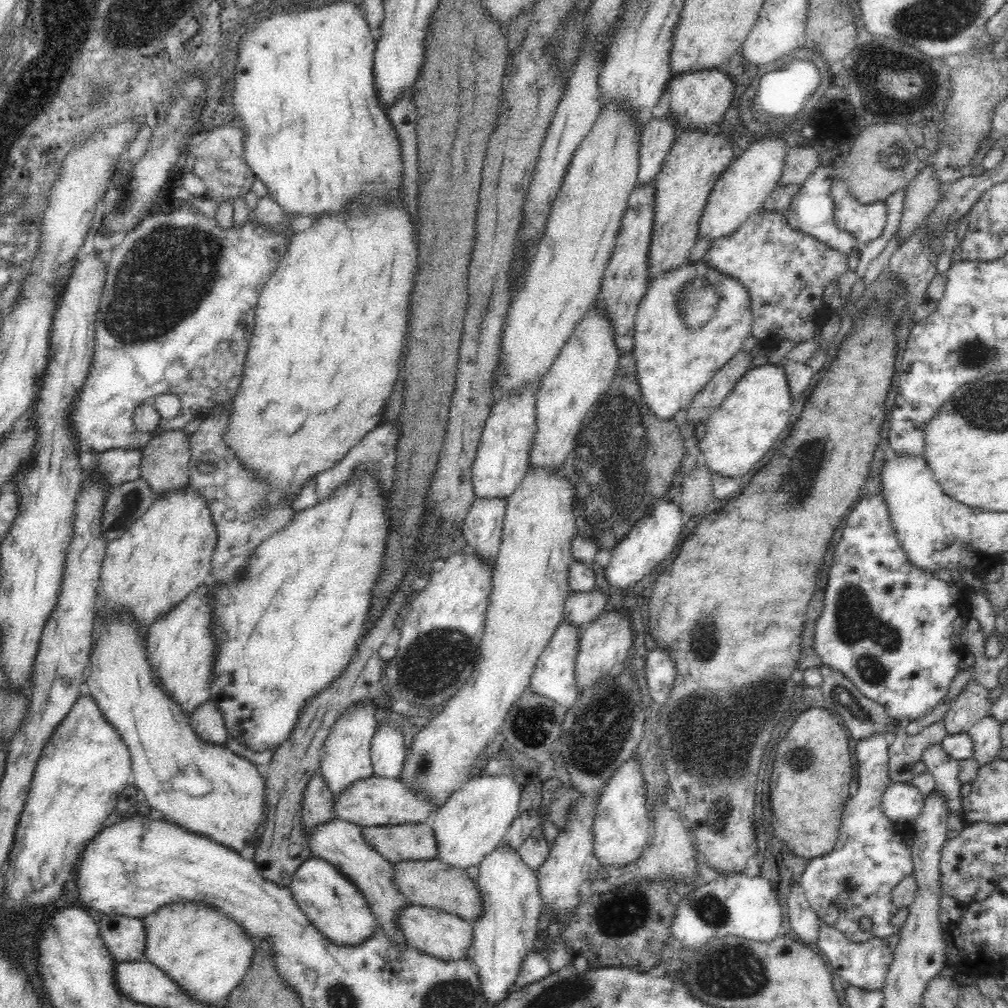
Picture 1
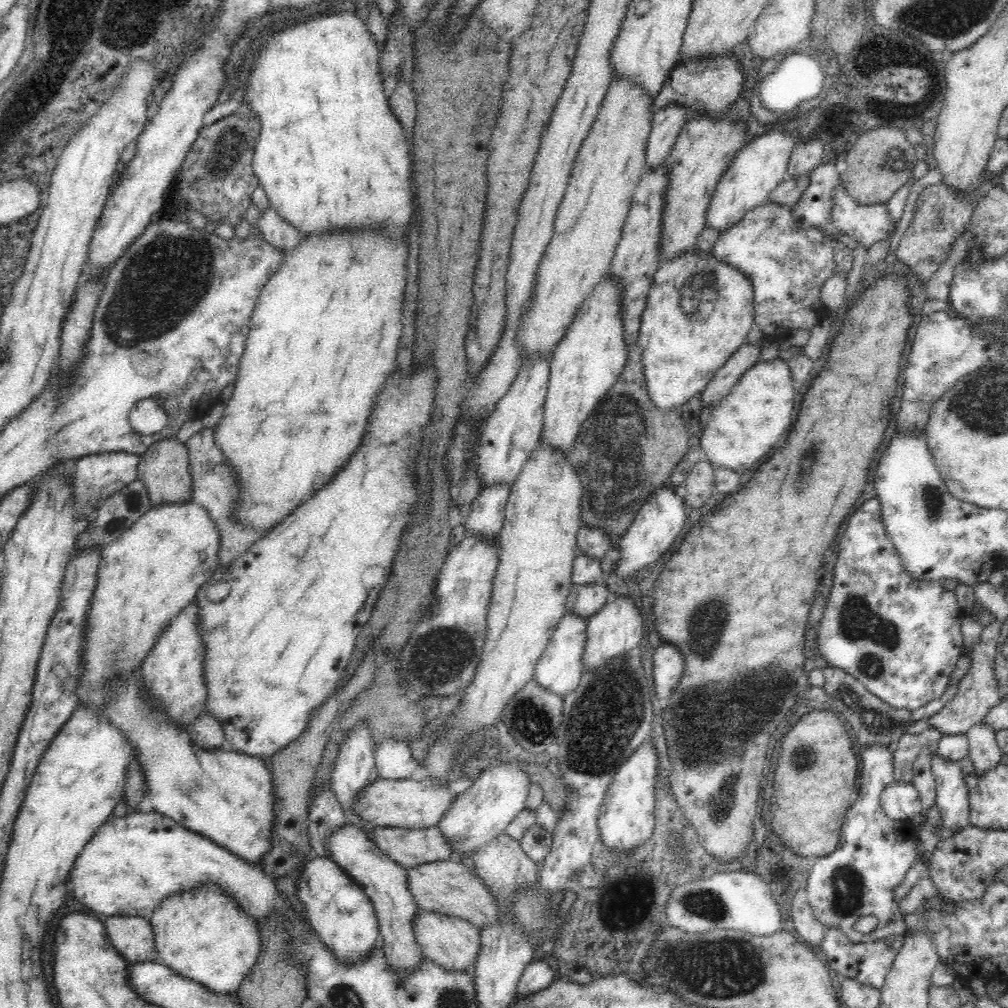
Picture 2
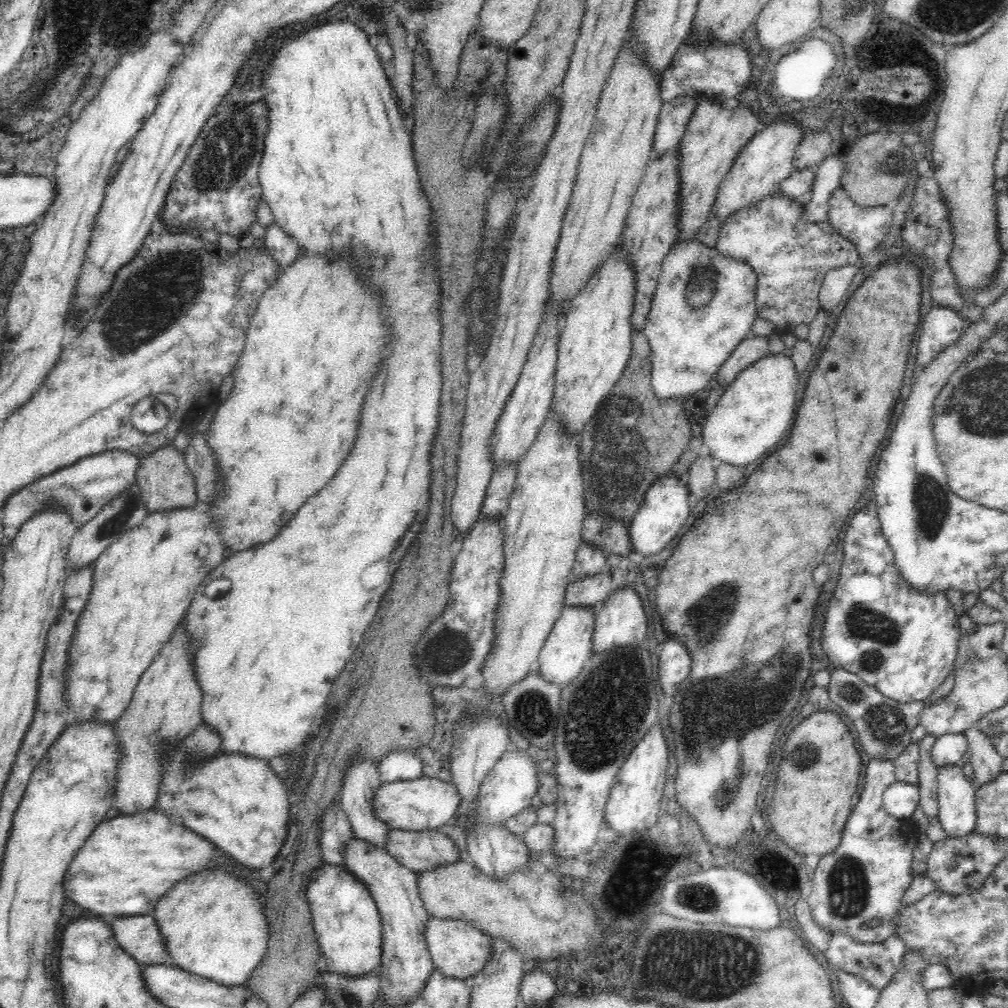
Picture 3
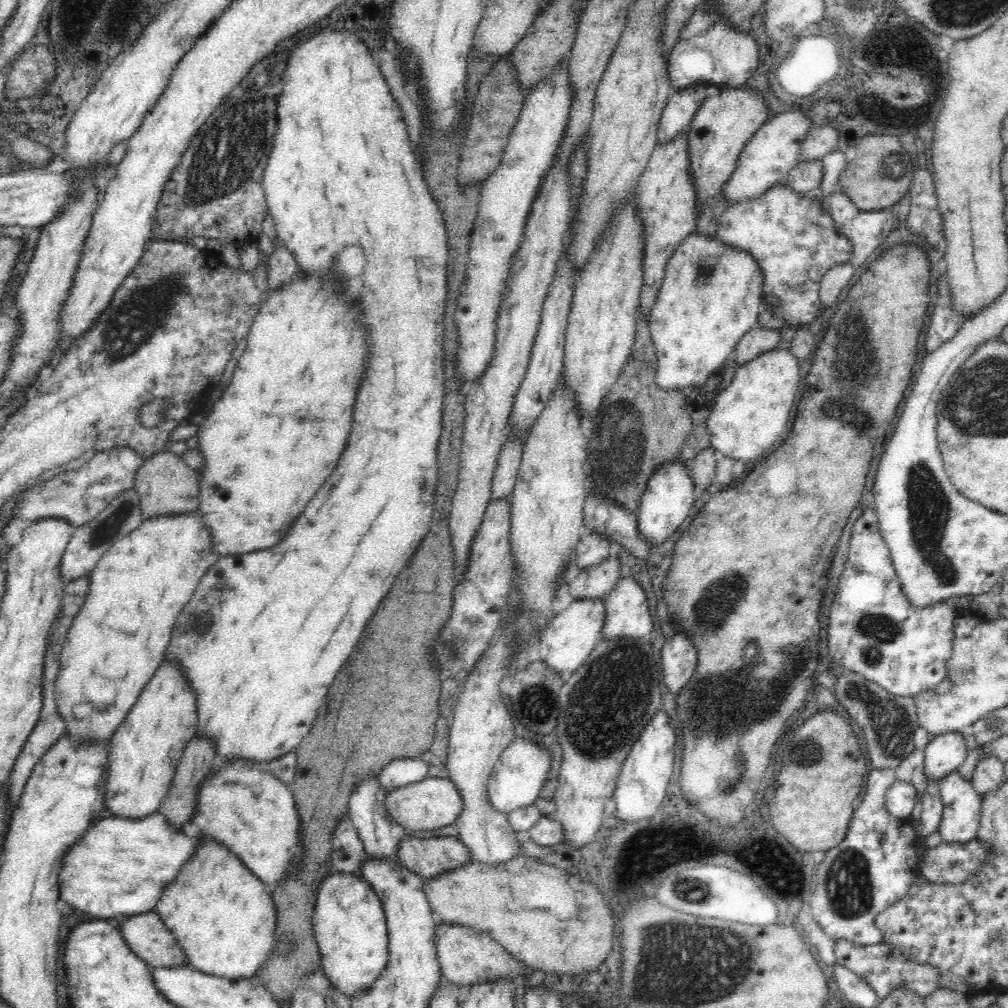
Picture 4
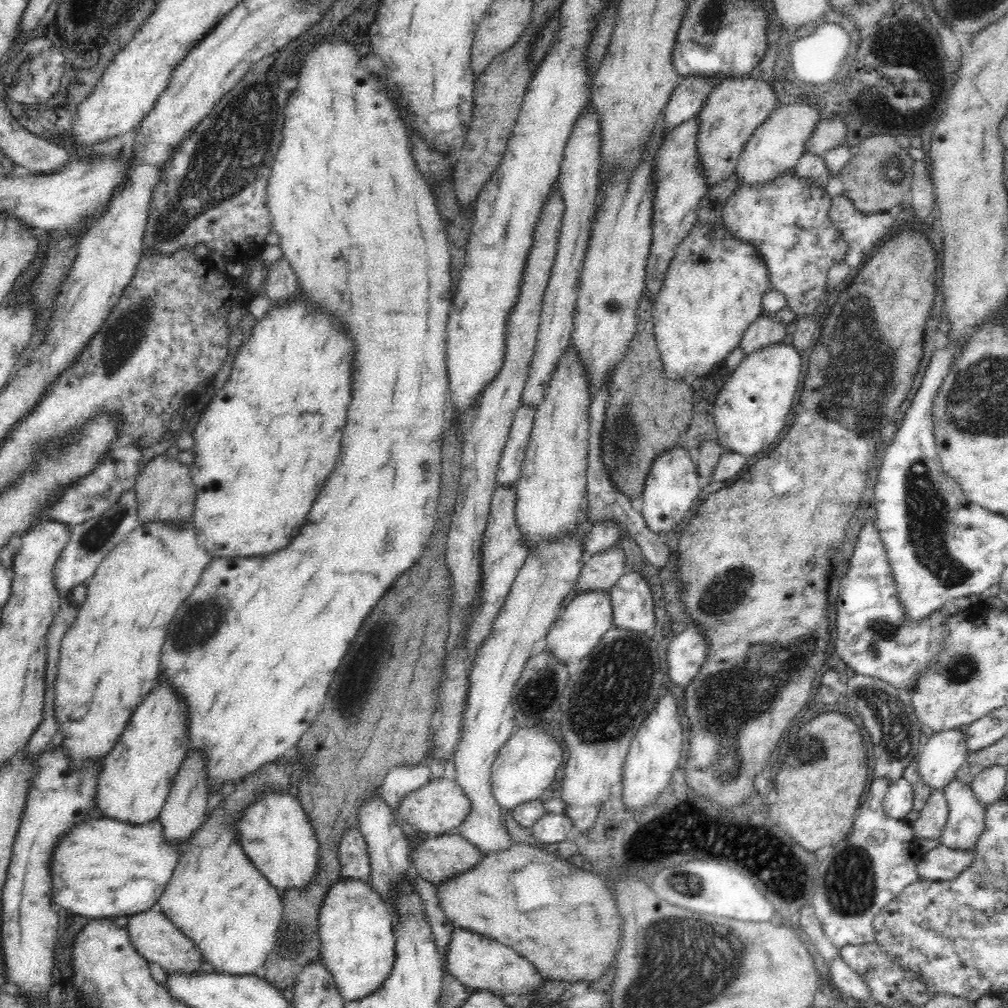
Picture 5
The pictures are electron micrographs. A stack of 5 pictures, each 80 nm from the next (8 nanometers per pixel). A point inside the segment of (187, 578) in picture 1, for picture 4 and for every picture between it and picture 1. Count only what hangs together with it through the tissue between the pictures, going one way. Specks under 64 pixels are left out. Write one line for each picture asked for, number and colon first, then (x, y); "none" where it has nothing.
2: (145, 577)
3: (144, 582)
4: (137, 589)

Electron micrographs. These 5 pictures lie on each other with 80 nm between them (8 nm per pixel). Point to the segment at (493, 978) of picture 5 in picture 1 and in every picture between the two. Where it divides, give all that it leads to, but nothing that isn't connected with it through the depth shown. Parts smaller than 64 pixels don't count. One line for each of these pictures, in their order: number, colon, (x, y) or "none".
1: (445, 936)
2: (453, 943)
3: (458, 949)
4: (466, 956)

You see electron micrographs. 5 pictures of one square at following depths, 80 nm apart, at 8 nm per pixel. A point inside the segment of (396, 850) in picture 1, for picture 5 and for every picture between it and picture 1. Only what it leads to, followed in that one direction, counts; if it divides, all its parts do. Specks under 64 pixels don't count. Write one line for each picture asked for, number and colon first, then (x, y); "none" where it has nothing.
2: (408, 848)
3: (417, 850)
4: (428, 857)
5: (438, 858)

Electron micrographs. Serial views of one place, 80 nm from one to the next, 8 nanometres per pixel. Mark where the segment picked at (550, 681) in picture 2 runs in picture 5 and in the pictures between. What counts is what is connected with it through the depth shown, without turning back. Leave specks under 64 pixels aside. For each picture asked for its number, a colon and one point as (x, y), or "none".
3: (568, 646)
4: (570, 636)
5: (573, 636)

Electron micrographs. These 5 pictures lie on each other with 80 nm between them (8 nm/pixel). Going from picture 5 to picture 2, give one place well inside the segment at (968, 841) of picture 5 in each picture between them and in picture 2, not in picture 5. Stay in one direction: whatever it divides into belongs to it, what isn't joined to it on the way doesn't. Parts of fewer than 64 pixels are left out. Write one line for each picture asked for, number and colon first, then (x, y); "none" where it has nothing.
2: (951, 794)
3: (955, 794)
4: (961, 810)

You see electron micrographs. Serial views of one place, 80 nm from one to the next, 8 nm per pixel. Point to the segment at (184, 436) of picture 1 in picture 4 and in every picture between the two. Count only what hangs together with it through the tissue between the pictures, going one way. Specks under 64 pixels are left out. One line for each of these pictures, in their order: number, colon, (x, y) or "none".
2: (164, 468)
3: (166, 483)
4: (165, 484)

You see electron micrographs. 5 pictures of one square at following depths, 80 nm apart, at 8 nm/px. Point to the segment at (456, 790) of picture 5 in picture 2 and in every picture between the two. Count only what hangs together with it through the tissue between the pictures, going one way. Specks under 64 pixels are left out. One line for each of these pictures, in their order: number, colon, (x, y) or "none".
2: (412, 803)
3: (424, 803)
4: (434, 802)

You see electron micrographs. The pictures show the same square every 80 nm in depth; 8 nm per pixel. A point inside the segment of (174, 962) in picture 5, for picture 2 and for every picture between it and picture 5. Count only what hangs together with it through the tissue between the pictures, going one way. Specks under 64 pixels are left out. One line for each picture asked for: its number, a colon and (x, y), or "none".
2: (132, 937)
3: (138, 936)
4: (145, 934)

